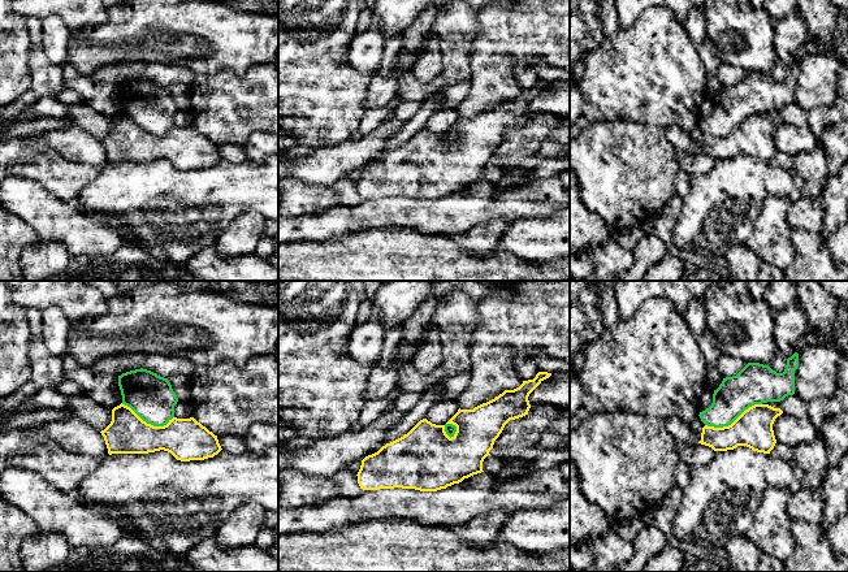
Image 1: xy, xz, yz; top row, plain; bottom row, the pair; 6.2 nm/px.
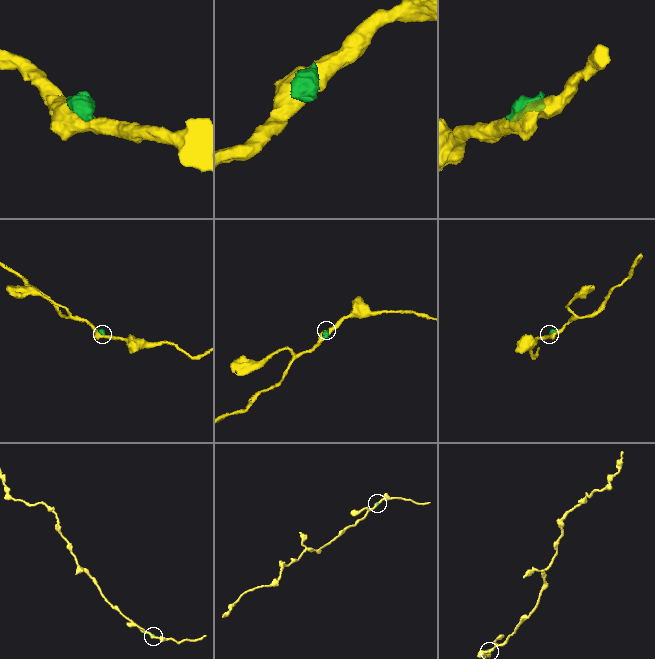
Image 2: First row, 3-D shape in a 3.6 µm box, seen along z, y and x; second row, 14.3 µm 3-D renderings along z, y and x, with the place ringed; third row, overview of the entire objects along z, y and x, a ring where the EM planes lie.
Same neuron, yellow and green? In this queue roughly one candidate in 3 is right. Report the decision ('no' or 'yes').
no

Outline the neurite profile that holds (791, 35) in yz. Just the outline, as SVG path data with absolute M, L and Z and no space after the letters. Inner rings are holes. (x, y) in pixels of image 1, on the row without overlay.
M795 9L782 20L774 22L775 35L773 43L776 48L776 56L788 68L796 60L797 51L808 42L808 32L804 18Z

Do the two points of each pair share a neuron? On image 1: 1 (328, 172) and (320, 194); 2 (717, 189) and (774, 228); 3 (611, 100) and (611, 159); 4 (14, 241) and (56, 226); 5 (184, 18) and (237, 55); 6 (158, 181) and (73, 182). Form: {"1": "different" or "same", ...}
{"1": "different", "2": "different", "3": "different", "4": "different", "5": "same", "6": "different"}

